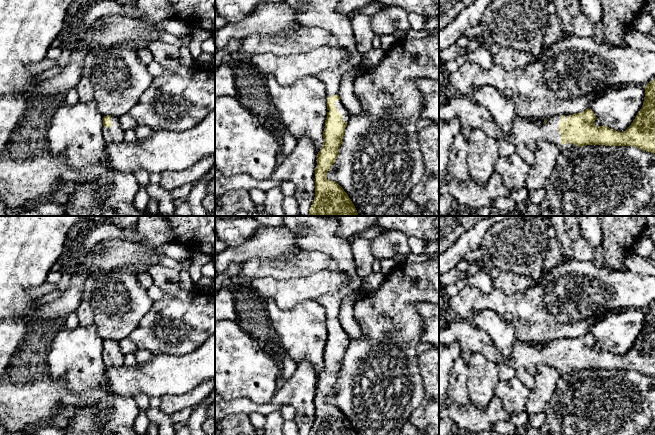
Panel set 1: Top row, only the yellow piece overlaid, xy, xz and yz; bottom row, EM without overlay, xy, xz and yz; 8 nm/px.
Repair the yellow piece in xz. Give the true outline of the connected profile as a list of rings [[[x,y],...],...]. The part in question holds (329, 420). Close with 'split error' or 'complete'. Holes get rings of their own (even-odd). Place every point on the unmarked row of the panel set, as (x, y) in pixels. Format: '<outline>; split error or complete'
[[[283,216],[285,224],[292,230],[297,230],[299,224],[304,224],[306,232],[300,236],[299,245],[304,250],[317,250],[330,257],[328,268],[334,271],[346,273],[349,276],[349,284],[339,291],[331,292],[316,299],[326,314],[327,342],[323,355],[324,366],[317,378],[315,392],[315,421],[309,435],[357,435],[348,418],[334,405],[330,405],[326,398],[334,388],[338,380],[338,374],[342,368],[344,355],[351,339],[342,328],[339,321],[341,306],[344,299],[361,287],[362,279],[357,275],[355,262],[351,253],[351,244],[347,239],[336,234],[339,226],[337,218],[327,216]]]; split error

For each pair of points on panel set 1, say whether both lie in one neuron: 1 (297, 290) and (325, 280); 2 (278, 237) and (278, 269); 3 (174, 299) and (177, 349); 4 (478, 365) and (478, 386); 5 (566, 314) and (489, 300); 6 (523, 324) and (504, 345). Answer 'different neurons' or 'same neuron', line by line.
1: same neuron
2: different neurons
3: same neuron
4: same neuron
5: same neuron
6: different neurons

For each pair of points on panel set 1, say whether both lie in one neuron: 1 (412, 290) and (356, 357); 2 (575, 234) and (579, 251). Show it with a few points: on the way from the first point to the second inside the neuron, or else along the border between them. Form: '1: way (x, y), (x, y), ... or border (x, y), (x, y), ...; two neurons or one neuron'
1: way (395, 307), (387, 316), (387, 326), (373, 340); one neuron
2: way (577, 238), (579, 247); one neuron

